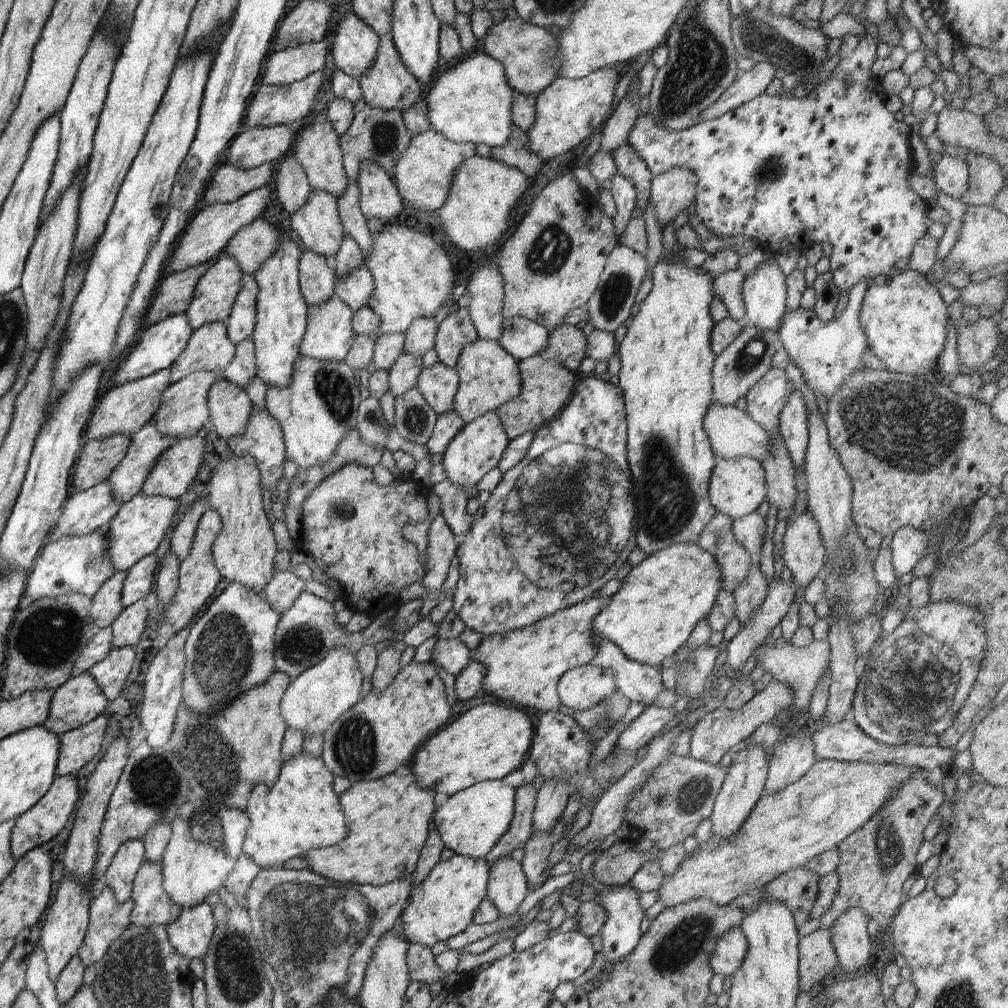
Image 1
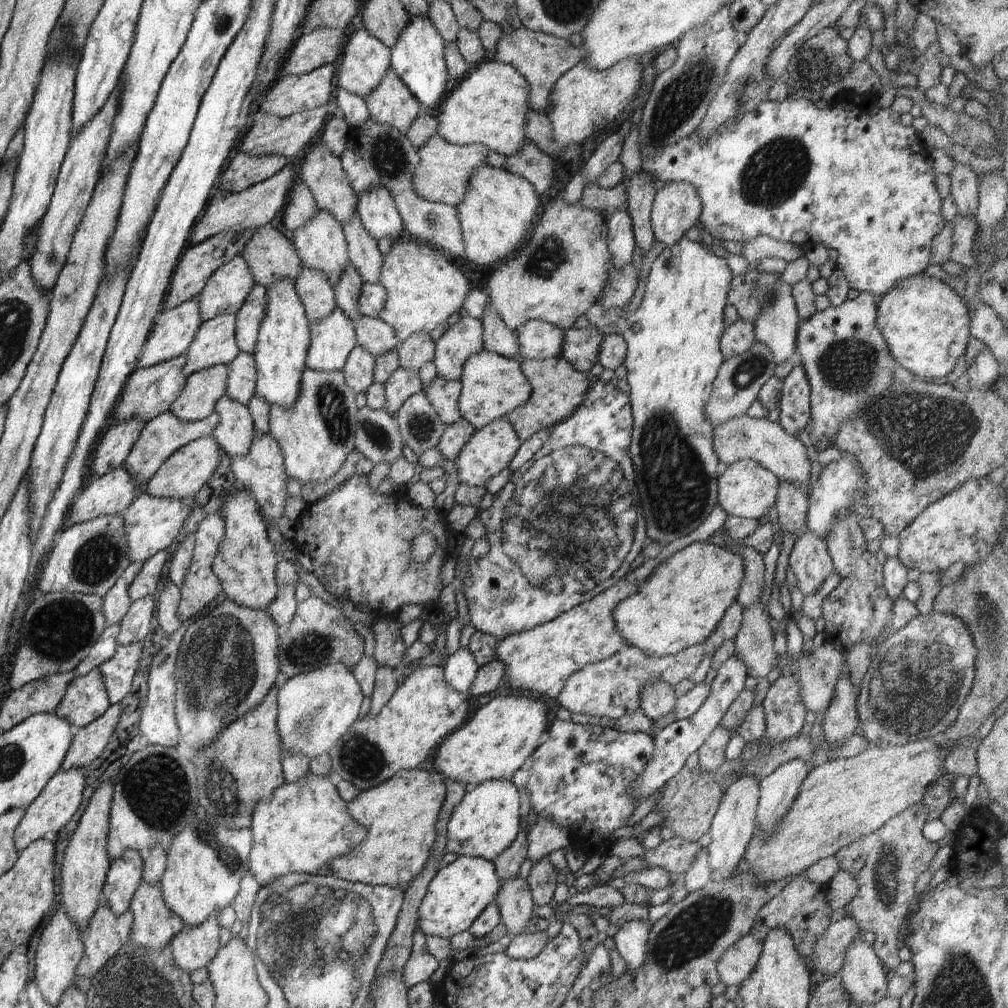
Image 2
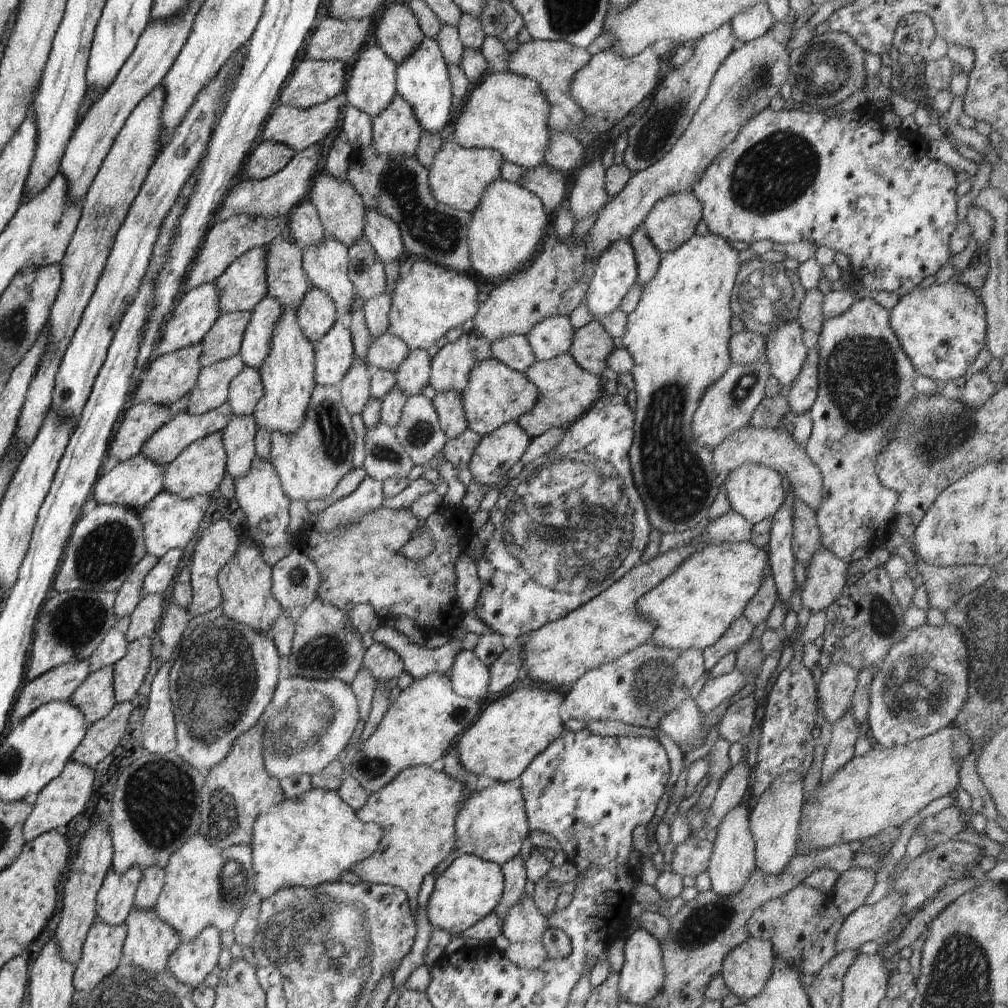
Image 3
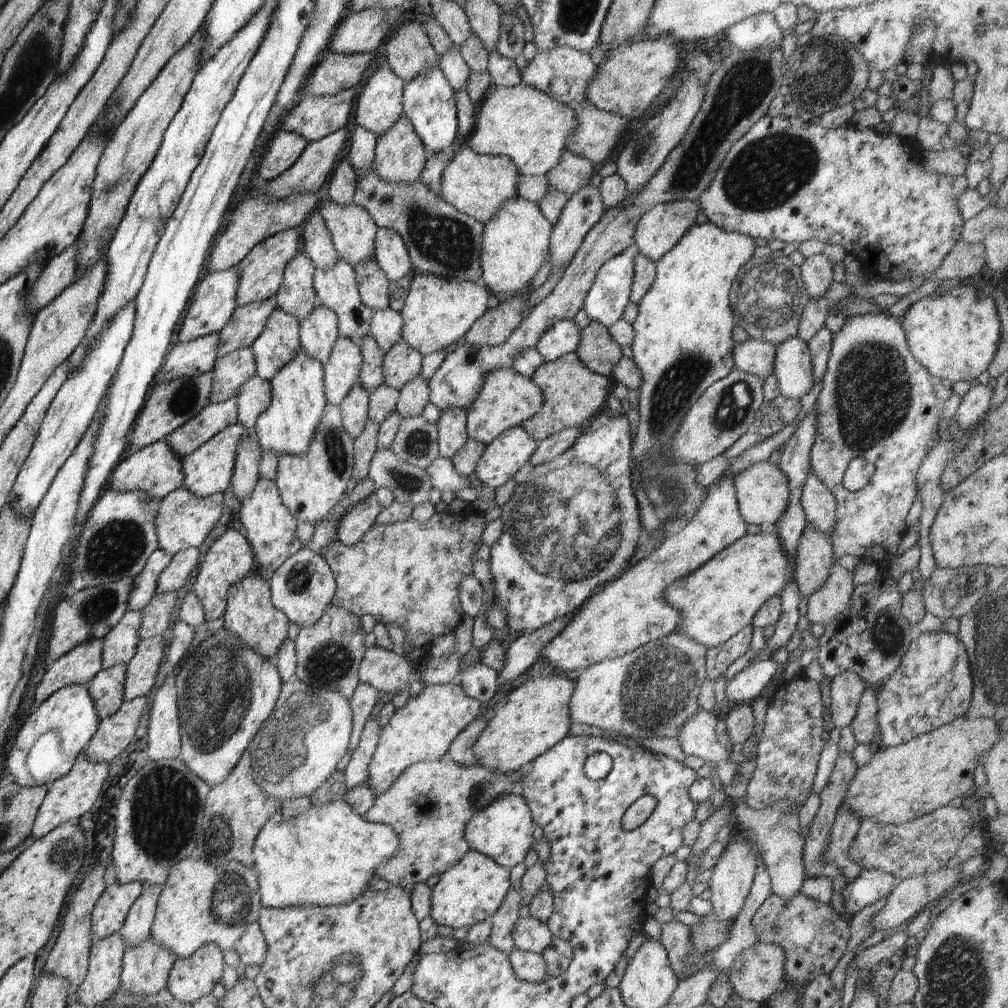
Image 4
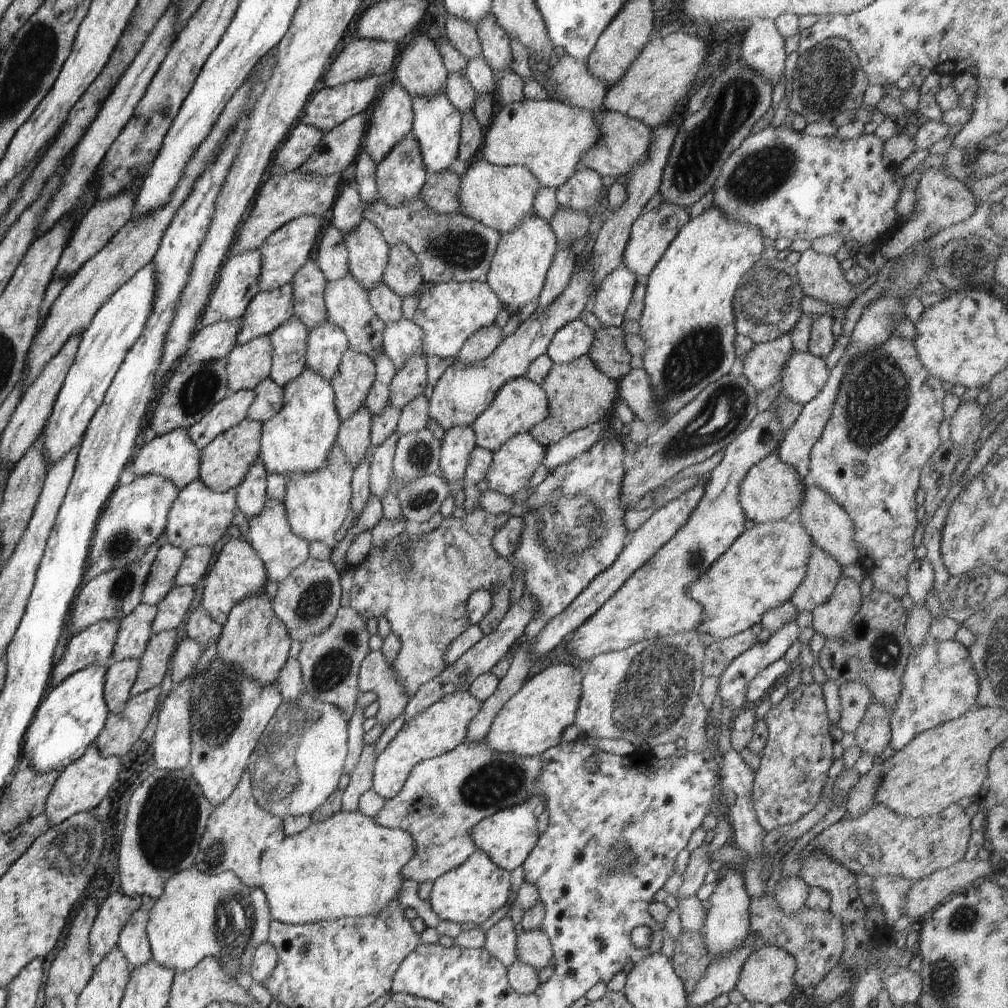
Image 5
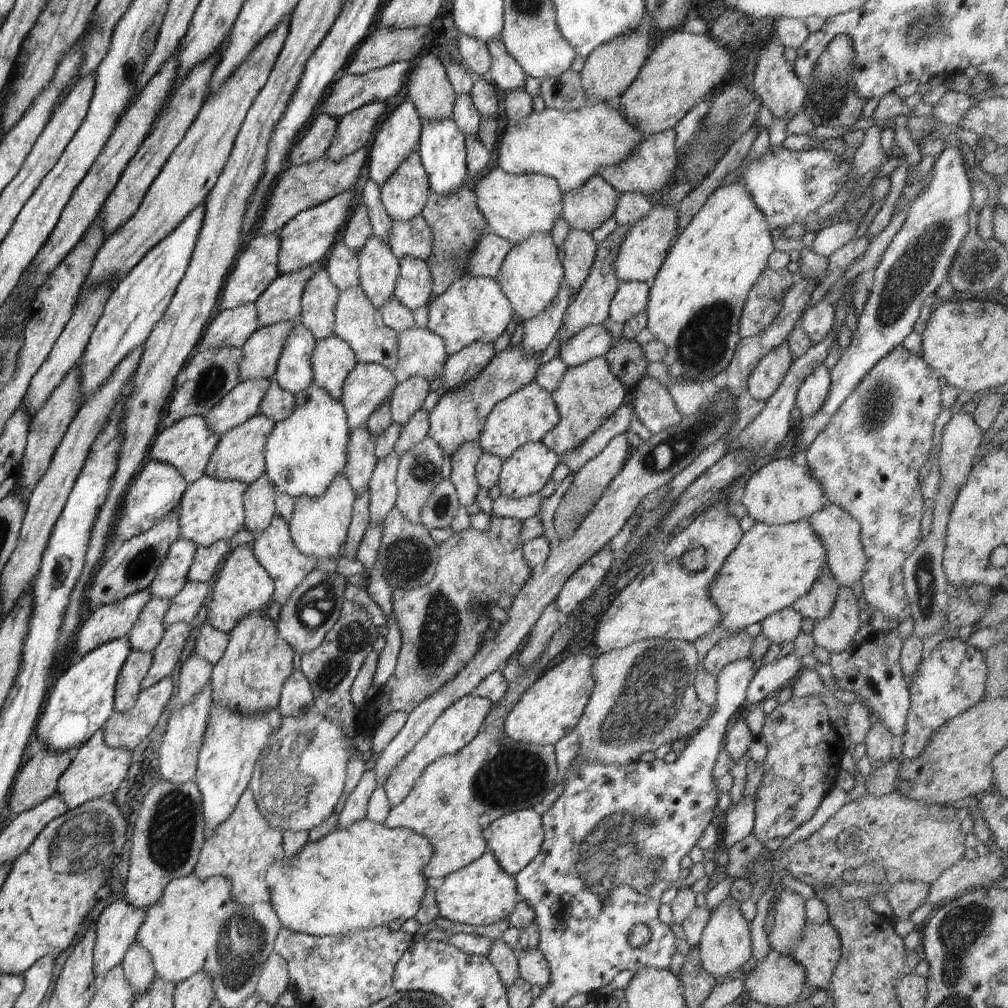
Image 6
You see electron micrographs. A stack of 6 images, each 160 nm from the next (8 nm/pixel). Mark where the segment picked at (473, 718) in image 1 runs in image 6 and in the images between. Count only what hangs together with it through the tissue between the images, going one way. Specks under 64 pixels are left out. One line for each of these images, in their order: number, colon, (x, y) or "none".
2: (493, 745)
3: (504, 739)
4: (531, 719)
5: (533, 720)
6: (548, 710)

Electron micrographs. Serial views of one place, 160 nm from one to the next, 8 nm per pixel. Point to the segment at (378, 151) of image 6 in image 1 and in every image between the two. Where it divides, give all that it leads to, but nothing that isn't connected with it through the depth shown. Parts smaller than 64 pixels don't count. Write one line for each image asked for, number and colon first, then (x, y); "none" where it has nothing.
1: (354, 48)
2: (365, 61)
3: (371, 86)
4: (380, 104)
5: (390, 119)

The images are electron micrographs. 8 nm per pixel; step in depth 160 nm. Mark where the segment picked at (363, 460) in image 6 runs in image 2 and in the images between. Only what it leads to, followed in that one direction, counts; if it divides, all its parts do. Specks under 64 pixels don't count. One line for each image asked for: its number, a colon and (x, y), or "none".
2: (358, 371)
3: (355, 387)
4: (354, 407)
5: (354, 435)

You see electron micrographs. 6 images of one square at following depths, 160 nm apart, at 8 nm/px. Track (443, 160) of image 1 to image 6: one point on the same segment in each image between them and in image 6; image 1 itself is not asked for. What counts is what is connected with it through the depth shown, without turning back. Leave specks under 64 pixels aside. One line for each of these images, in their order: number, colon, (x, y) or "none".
2: (442, 176)
3: (457, 177)
4: (475, 184)
5: (499, 197)
6: (514, 206)

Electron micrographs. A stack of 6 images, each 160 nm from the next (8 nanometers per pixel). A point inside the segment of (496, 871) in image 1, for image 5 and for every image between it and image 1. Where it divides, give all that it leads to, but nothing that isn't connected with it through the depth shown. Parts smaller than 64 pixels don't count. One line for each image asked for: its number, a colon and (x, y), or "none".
2: (515, 904)
3: (524, 922)
4: (530, 934)
5: (534, 948)

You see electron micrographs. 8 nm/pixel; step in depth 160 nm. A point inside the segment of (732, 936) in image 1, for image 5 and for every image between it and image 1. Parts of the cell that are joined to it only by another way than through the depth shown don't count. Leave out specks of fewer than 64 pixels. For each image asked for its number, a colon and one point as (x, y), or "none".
2: (738, 963)
3: (746, 969)
4: (755, 974)
5: (767, 975)

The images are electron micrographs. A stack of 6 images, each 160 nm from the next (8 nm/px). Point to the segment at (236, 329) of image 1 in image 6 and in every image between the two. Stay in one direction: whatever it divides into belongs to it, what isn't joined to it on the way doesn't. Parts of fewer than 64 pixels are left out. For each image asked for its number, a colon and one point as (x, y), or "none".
2: (249, 319)
3: (256, 342)
4: (277, 344)
5: (289, 341)
6: (294, 373)

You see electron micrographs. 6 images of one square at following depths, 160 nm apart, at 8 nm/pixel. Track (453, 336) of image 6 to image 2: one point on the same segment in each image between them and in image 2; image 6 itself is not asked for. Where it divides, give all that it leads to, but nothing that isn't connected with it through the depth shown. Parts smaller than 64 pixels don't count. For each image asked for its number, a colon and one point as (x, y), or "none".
2: (424, 289)
3: (428, 300)
4: (437, 312)
5: (449, 313)

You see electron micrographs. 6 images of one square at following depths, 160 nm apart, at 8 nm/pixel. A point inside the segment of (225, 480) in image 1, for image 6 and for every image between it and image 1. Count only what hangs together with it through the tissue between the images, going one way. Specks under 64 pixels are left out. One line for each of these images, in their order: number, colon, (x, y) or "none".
2: (246, 564)
3: (245, 582)
4: (250, 613)
5: (253, 638)
6: (249, 677)

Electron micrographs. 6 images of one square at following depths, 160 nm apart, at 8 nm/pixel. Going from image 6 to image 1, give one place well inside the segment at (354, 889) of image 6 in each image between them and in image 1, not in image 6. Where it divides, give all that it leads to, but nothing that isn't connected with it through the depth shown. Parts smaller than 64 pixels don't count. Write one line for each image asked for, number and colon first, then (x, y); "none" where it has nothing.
1: (300, 813)
2: (304, 825)
3: (306, 841)
4: (326, 855)
5: (346, 865)

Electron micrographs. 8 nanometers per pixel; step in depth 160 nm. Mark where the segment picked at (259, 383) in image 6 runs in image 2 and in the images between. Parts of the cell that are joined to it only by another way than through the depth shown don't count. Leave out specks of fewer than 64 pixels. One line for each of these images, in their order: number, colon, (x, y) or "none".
2: (162, 436)
3: (182, 429)
4: (213, 418)
5: (230, 411)

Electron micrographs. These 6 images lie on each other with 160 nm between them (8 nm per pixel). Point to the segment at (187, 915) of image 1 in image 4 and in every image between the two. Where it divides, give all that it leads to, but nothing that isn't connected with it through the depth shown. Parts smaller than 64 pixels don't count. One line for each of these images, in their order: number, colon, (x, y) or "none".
2: (194, 948)
3: (192, 961)
4: (190, 978)

